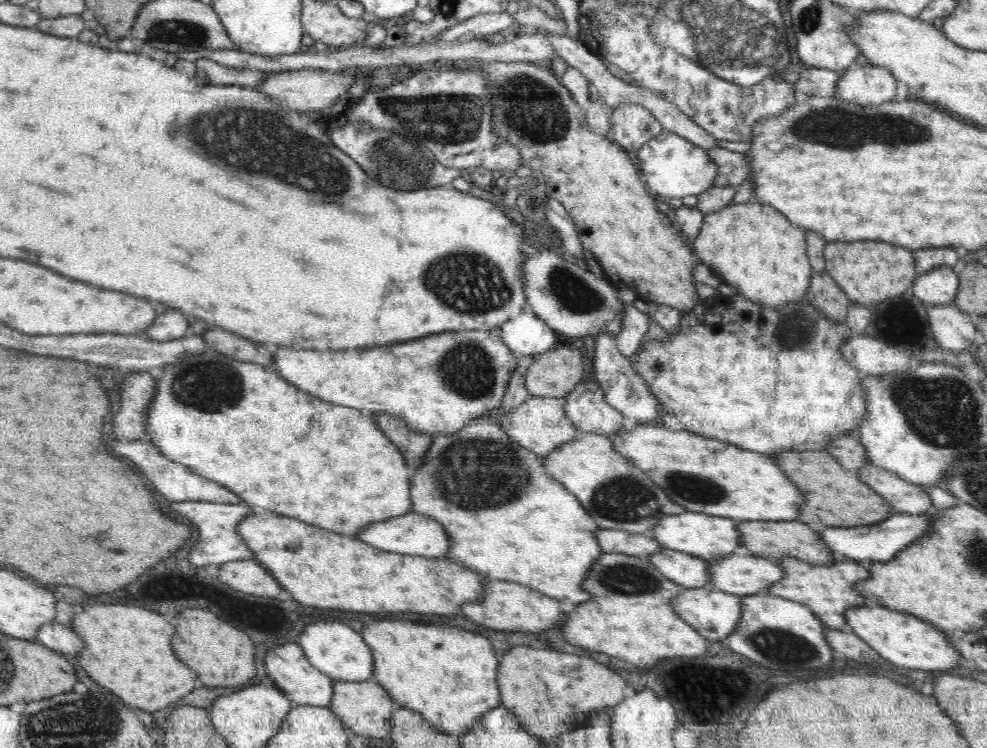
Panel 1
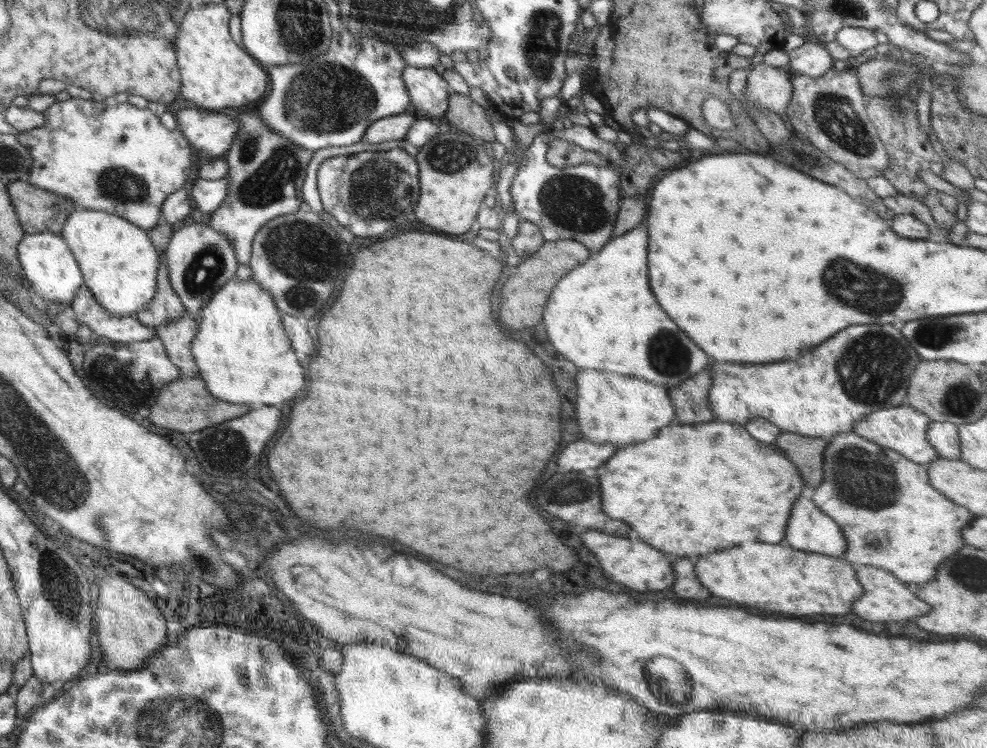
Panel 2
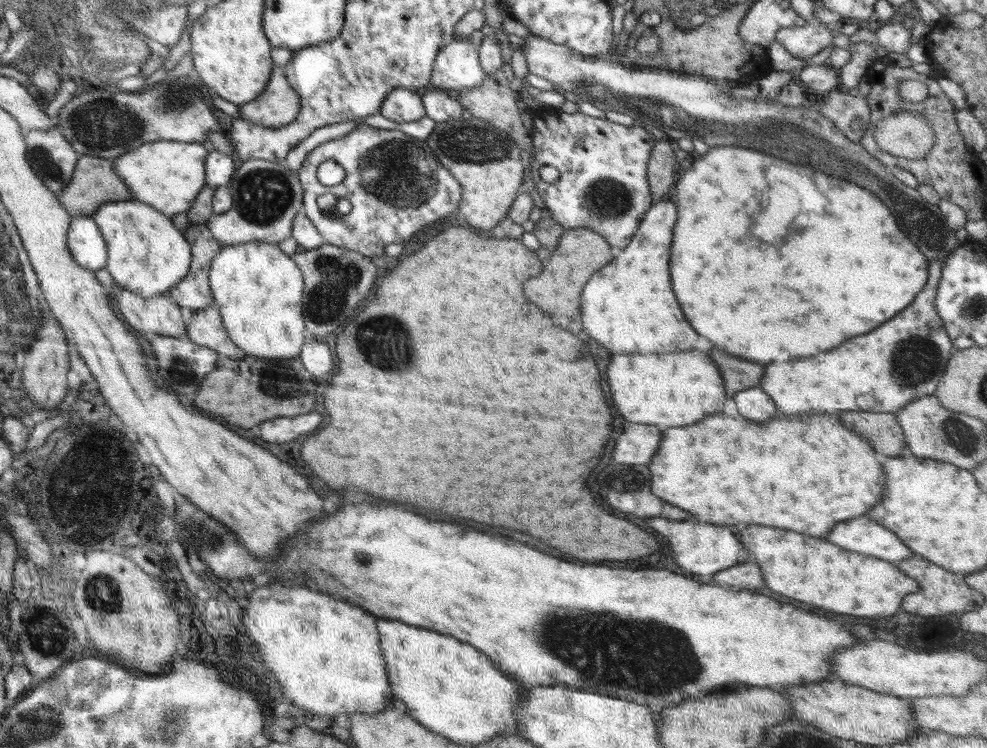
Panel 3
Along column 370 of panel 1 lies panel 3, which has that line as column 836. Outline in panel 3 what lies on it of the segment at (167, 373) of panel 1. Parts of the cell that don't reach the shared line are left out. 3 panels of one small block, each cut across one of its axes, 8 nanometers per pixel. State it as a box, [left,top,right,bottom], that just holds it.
[648,413,885,538]

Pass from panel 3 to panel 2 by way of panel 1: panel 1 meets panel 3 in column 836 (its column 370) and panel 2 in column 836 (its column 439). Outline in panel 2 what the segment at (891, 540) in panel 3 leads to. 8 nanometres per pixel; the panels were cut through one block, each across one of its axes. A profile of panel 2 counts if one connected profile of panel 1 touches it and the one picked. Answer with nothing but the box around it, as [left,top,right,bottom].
[780,488,848,558]

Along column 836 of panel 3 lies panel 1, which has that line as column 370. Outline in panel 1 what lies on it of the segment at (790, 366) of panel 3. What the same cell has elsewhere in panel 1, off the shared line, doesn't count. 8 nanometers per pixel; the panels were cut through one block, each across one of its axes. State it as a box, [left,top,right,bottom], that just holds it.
[272,330,517,437]

